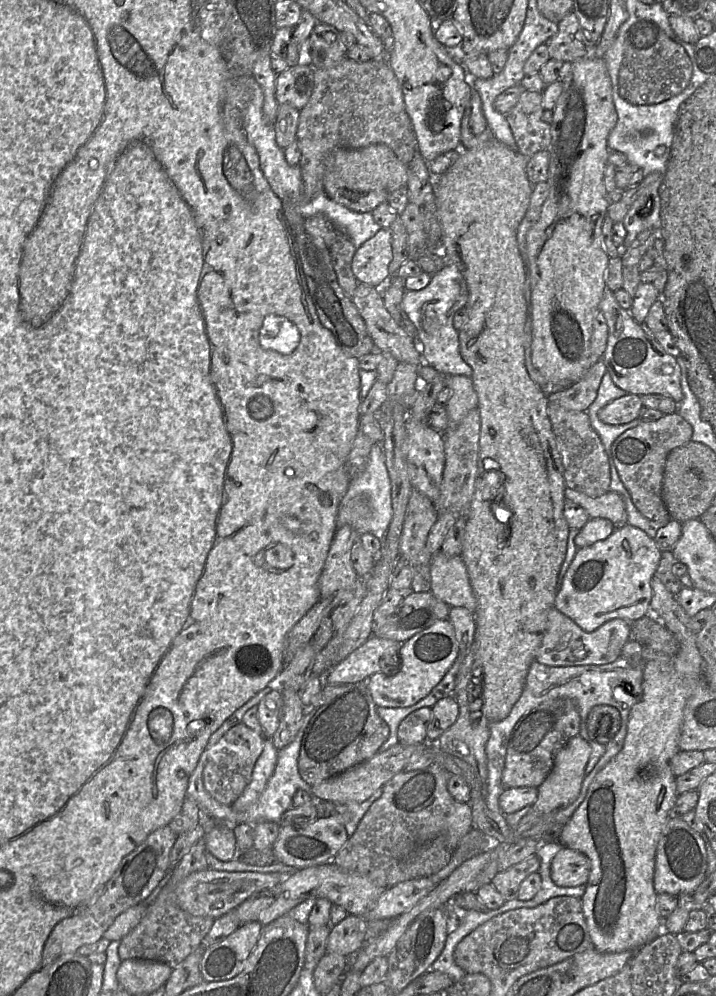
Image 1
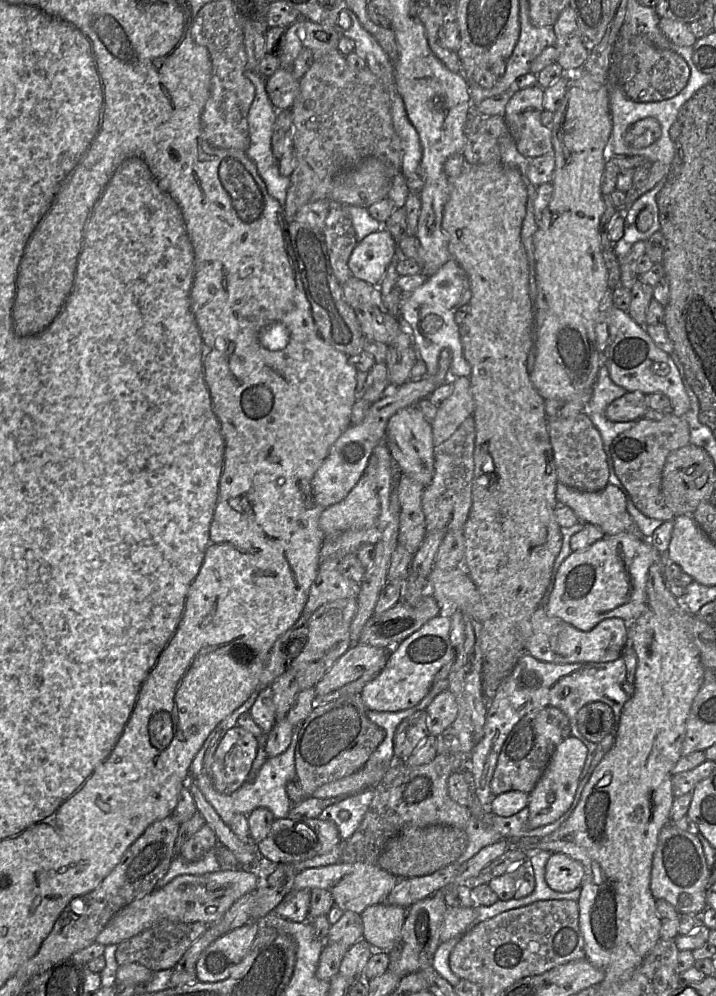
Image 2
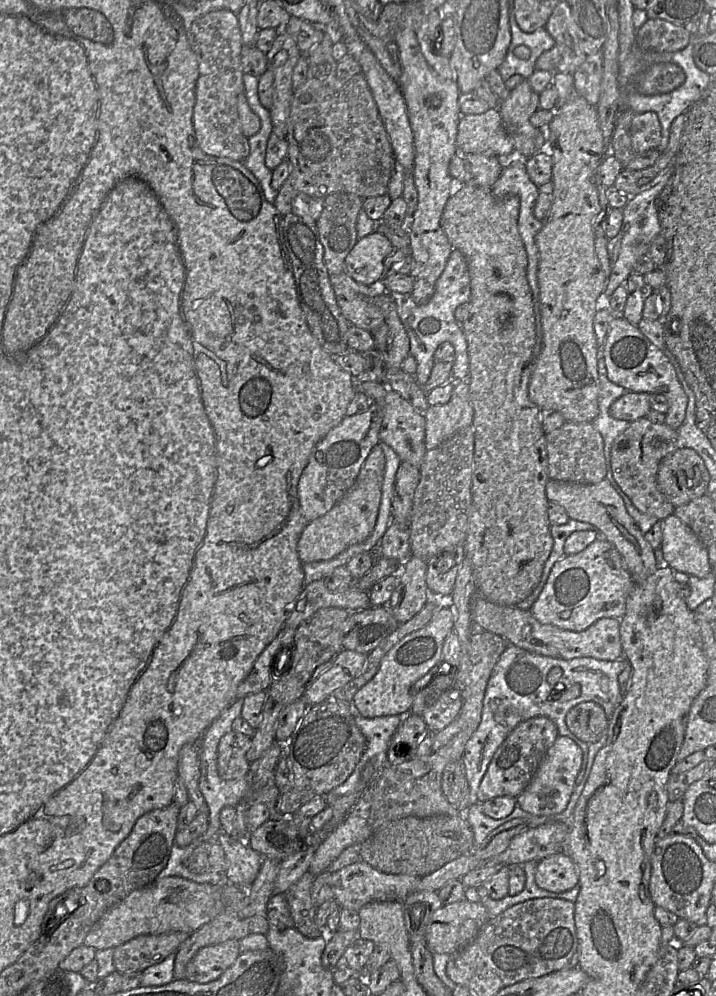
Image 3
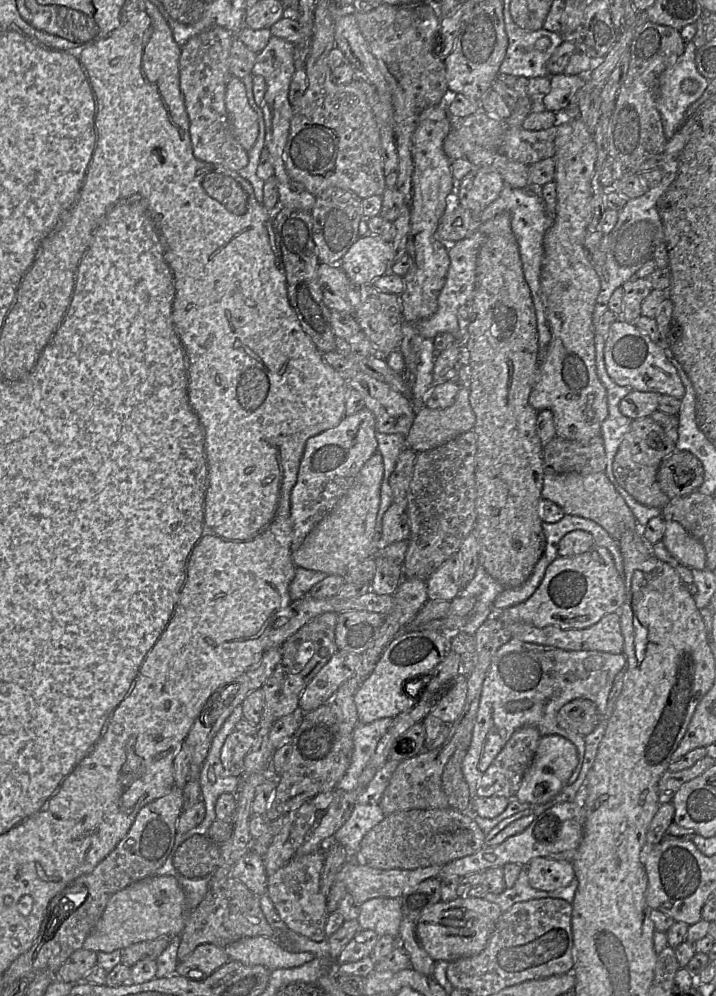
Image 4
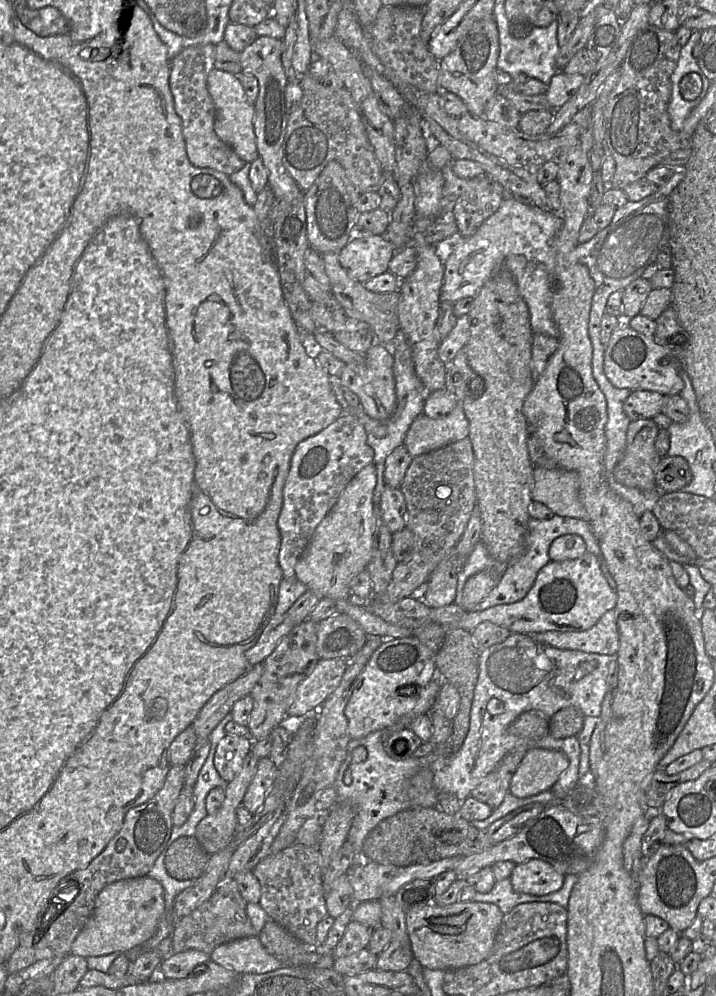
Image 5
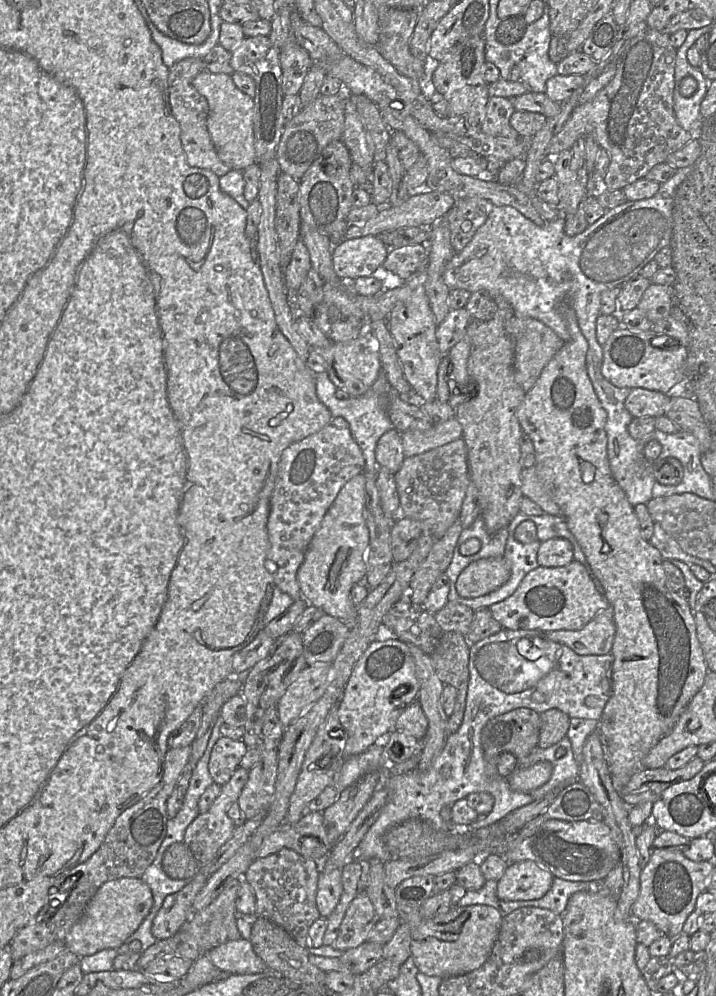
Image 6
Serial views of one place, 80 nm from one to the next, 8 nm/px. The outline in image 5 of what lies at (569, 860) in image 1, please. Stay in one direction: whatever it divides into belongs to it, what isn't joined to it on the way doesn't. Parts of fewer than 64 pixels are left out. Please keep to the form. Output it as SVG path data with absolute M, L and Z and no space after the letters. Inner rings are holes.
M539 859L517 864L509 877L514 891L534 896L558 891L563 886L564 878L564 874Z

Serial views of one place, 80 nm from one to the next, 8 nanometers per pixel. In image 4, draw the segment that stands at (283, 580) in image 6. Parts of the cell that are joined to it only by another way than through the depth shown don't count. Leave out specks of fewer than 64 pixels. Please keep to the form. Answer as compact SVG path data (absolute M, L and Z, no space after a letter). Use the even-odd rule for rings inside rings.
M363 408L352 415L345 415L338 425L306 441L297 480L290 494L291 552L300 547L313 527L332 510L362 466L377 451L375 434L375 417L370 410Z

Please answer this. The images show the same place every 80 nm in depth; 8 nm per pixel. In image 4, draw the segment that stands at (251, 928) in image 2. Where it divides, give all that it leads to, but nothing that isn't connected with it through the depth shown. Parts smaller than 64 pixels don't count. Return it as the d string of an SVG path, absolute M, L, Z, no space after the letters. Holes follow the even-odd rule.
M201 944L177 963L175 974L191 980L203 980L229 961L224 947Z

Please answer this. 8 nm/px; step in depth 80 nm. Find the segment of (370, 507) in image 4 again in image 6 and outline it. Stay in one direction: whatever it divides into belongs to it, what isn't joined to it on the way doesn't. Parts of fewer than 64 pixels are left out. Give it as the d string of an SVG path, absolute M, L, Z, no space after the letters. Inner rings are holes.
M365 475L350 479L338 492L313 535L304 560L297 572L302 598L308 605L322 609L326 615L353 625L357 607L350 599L354 585L364 582L365 556L369 544L369 531L364 518Z

